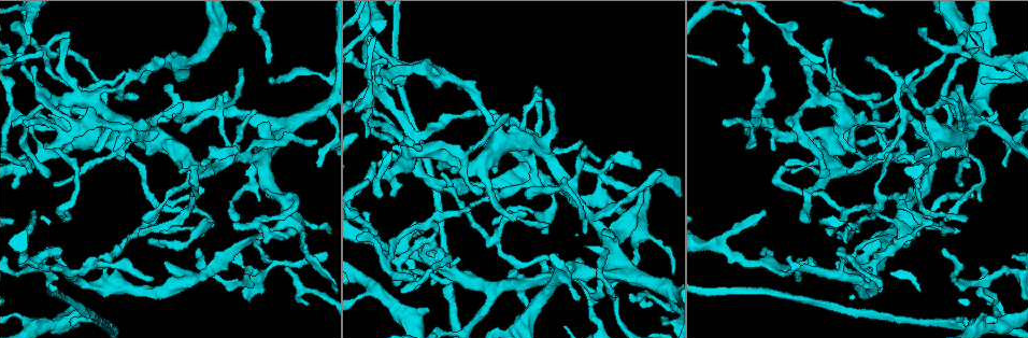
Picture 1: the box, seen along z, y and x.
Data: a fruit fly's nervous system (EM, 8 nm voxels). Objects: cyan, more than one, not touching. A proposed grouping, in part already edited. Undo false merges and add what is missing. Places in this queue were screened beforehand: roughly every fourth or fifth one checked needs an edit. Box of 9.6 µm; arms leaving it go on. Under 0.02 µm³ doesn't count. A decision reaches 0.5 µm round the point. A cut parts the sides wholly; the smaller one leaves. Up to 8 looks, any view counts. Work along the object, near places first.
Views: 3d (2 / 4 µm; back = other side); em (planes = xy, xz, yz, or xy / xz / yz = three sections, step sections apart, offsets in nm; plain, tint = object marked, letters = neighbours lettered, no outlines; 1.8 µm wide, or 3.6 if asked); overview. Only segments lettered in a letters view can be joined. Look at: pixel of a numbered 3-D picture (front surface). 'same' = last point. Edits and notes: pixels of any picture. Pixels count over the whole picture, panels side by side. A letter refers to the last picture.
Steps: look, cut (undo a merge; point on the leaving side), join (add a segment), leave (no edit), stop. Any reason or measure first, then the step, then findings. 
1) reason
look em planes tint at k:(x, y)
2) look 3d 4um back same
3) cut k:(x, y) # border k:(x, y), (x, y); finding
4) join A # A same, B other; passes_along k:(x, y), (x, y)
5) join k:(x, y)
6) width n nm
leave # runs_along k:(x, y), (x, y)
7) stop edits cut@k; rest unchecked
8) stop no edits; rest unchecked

thin end
look 3d 2um at 1:(580, 296)

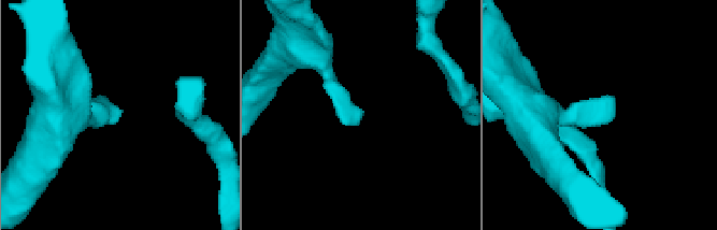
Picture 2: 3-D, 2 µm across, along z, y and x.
now the EM
look em planes letters at 2:(112, 121)

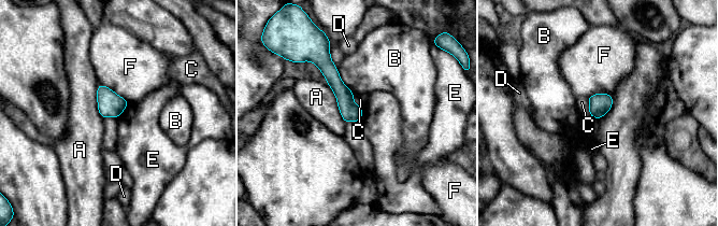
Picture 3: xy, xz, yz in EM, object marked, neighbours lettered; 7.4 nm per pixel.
longest_contact A 340 nm
leave # A other, B other, C other, D other, E other, F other; none of them fits

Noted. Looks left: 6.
tapers out
look em planes plain at 1:(911, 187)

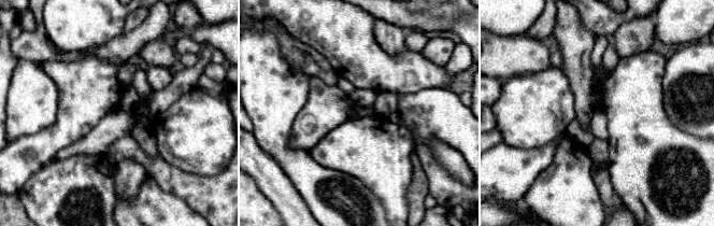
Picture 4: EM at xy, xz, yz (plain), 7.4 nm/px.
look em planes tint same

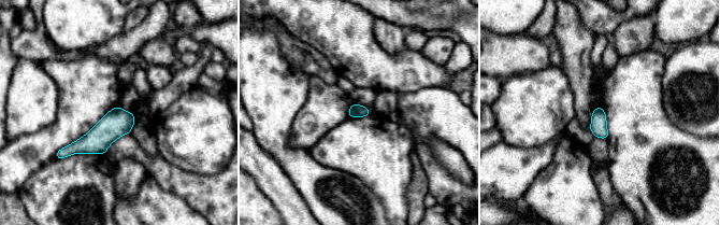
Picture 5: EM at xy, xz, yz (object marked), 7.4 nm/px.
what lies round it
look em planes letters same

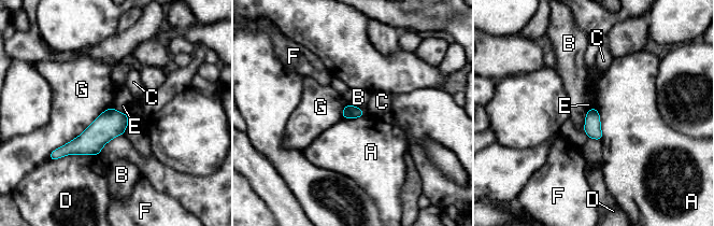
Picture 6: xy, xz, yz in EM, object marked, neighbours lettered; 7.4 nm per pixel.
width 100 nm
leave # A other, B other, C other, D other, E other, F other, G other; border 6:(112, 107), (126, 114); no lettered segment goes on from it

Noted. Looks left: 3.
branch stops here
look 3d 4um at 1:(862, 265)

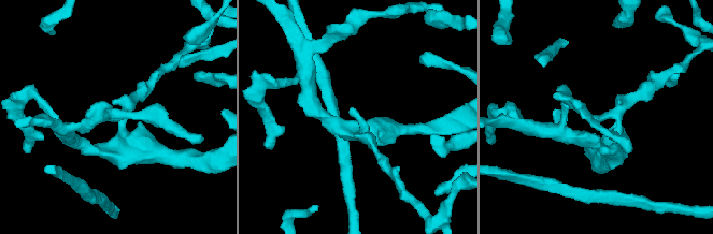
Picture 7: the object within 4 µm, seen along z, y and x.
arm_widths 190, 300 nm; need the tissue
look em planes plain at 7:(351, 108)

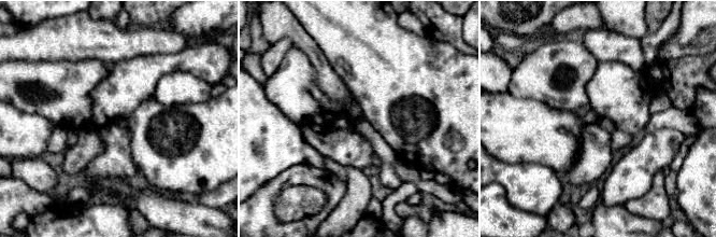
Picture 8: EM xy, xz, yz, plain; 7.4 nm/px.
what lies round it
look em planes letters same

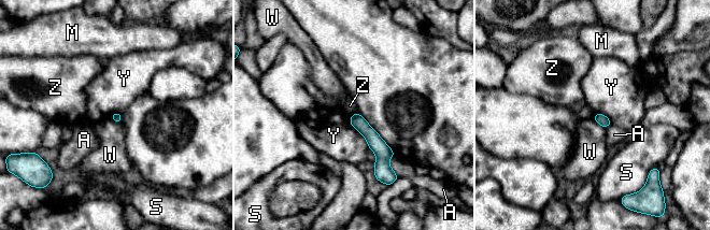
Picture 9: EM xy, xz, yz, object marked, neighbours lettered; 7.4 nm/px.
leave # A other, M other, S other, W other, Y other, Z other; none of them fits

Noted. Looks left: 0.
stop no edits; rest unchecked

